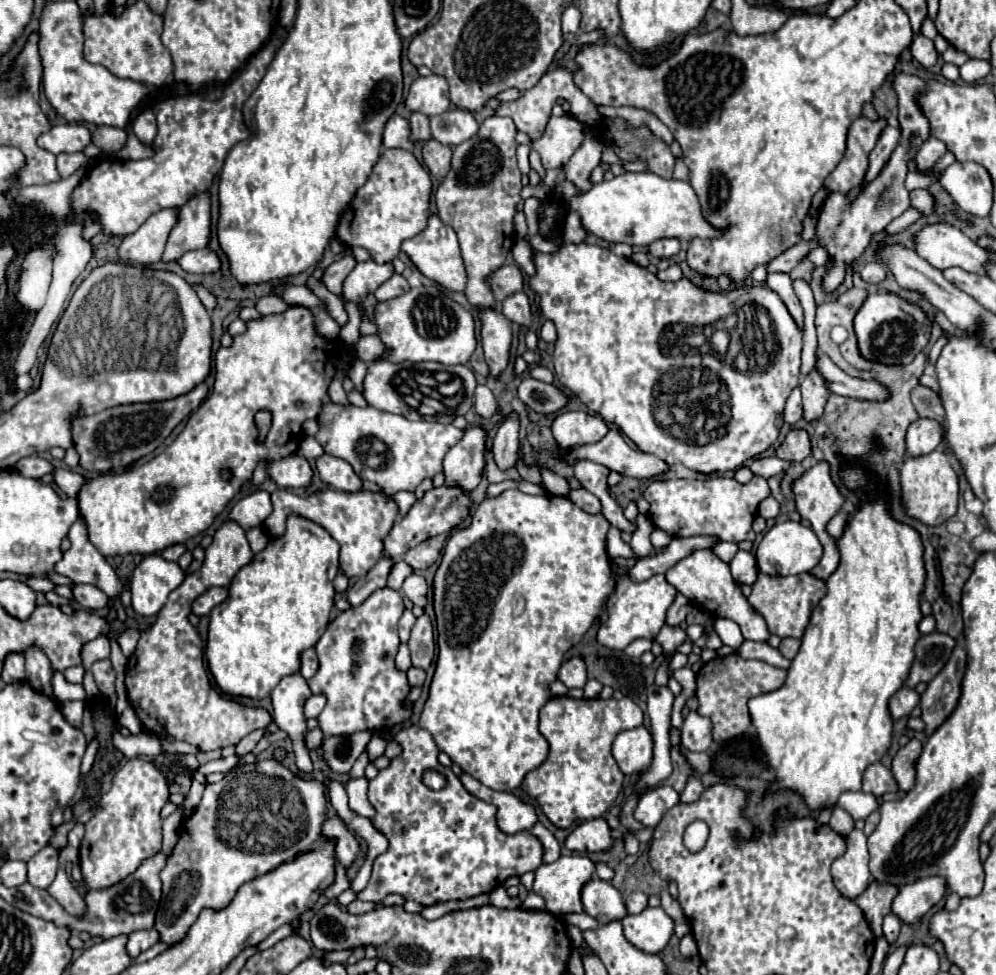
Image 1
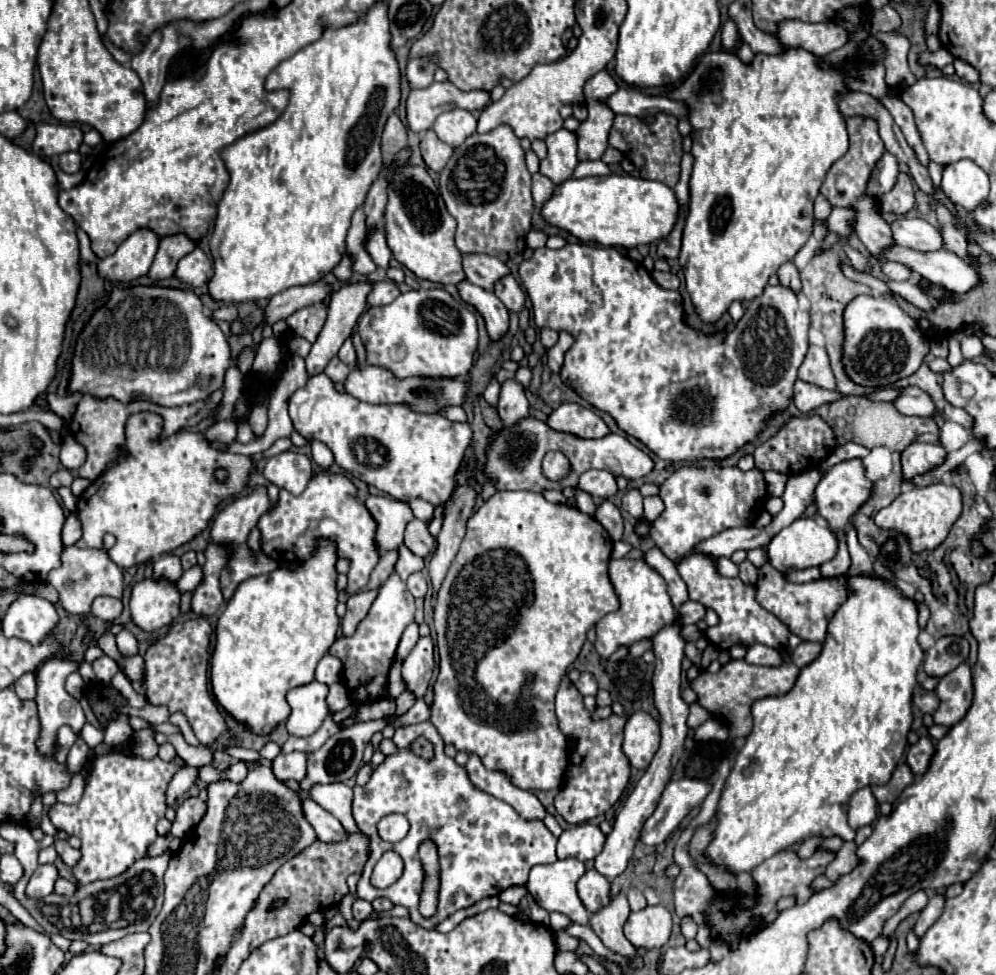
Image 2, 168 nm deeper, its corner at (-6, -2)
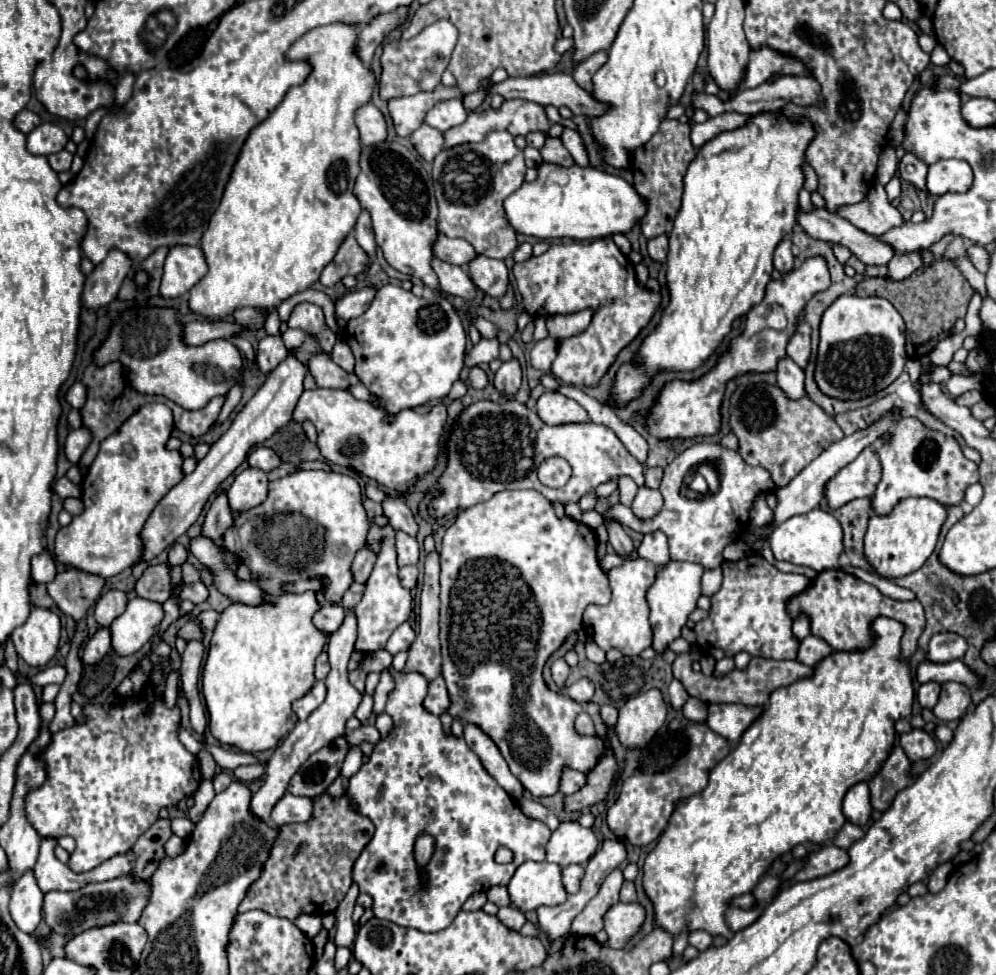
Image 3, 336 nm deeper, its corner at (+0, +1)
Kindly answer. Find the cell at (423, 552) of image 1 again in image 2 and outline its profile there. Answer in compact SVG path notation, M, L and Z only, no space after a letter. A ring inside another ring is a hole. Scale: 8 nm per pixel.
M412 519L406 525L406 539L404 539L406 547L410 547L410 551L414 551L416 555L430 555L430 551L434 551L434 537L430 535L428 527L424 521L420 519Z

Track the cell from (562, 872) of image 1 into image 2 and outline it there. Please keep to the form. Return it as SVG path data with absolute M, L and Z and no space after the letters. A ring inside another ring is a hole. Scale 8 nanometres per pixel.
M564 859L564 861L556 861L550 865L534 865L530 869L530 877L526 881L526 891L532 895L532 899L546 911L558 911L564 913L566 917L570 917L574 923L578 925L586 925L589 922L590 913L582 905L578 893L576 893L576 881L580 879L582 871L586 871L586 867L582 863L578 863L578 859Z

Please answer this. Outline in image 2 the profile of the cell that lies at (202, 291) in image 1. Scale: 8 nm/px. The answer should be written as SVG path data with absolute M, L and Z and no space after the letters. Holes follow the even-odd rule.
M228 305L228 307L220 307L212 313L214 319L224 319L224 321L234 321L238 319L238 307L236 305Z

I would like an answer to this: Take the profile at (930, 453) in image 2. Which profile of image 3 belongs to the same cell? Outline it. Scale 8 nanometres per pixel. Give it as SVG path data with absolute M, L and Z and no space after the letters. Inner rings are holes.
M902 418L894 430L890 444L876 448L882 464L882 480L872 496L872 508L876 514L888 514L902 498L928 496L940 504L958 504L964 498L966 486L978 482L978 466L968 460L960 444L940 432L928 430L916 418Z

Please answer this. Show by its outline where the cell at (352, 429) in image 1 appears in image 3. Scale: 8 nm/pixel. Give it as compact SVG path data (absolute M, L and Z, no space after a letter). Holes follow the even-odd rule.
M314 388L314 390L304 390L296 408L294 408L294 418L298 424L304 424L310 420L316 430L318 430L318 440L320 440L320 454L336 466L352 468L360 472L362 476L378 482L382 488L390 492L398 492L400 496L410 494L410 486L414 486L422 476L430 474L434 466L438 464L440 456L440 440L446 424L446 406L438 404L434 406L428 414L418 414L416 410L404 410L394 416L394 420L388 420L388 410L386 408L376 408L370 402L356 400L348 390L332 390L332 388Z

